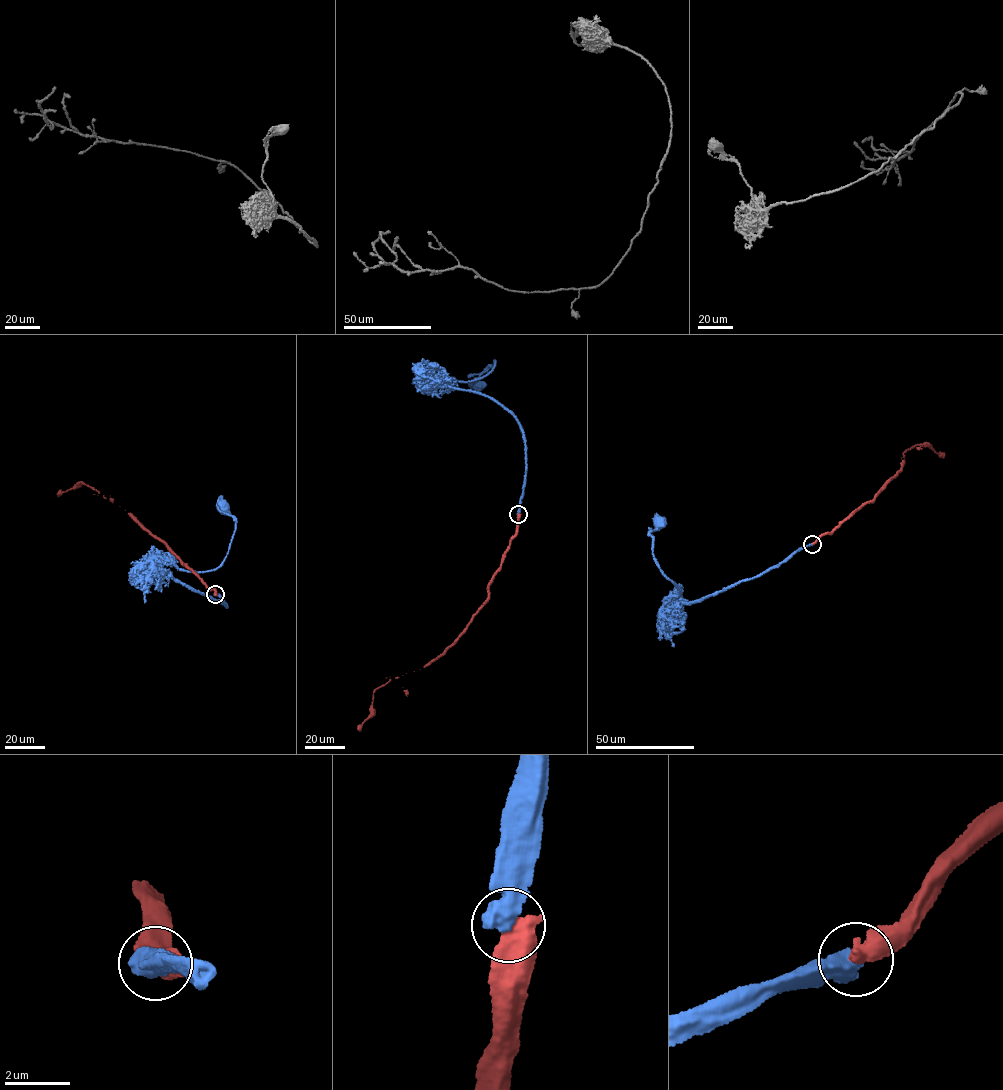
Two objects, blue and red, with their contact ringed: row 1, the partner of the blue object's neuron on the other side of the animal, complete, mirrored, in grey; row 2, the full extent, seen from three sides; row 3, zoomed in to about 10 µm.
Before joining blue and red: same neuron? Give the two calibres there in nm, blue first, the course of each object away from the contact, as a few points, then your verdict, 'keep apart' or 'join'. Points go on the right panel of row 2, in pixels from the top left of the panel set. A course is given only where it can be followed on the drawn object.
750/650 nm | blue via (812, 544), (751, 578), (683, 604), (671, 594), (677, 596), (678, 586), (653, 555), (649, 532), (657, 521) | red via (812, 544), (874, 498), (885, 482), (901, 469), (905, 451), (917, 445), (930, 446), (944, 457) | keep apart

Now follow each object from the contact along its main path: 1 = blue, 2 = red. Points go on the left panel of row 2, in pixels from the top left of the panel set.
1: (215, 594), (227, 605), (174, 581), (161, 563), (168, 559), (198, 572), (217, 568), (236, 528), (221, 504)
2: (215, 594), (165, 542), (153, 536), (133, 516), (98, 492), (81, 482), (57, 496)

